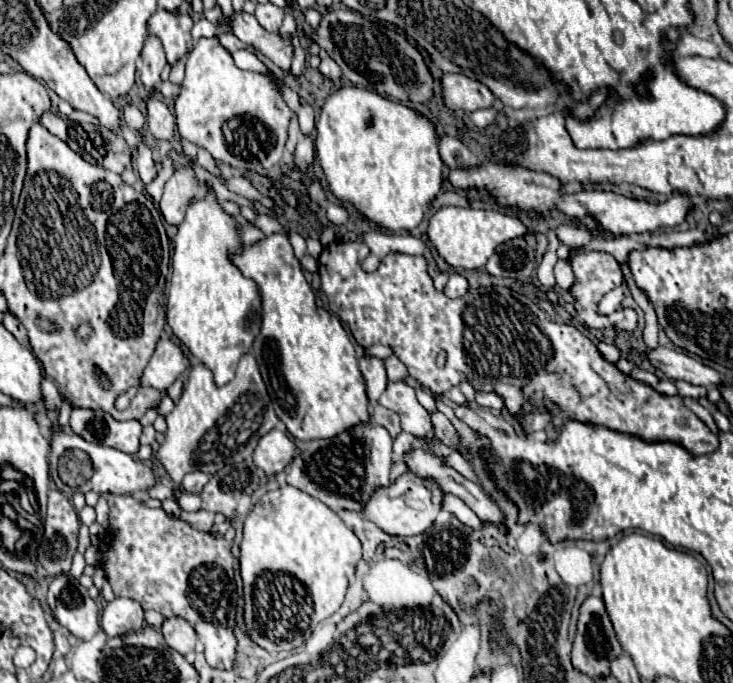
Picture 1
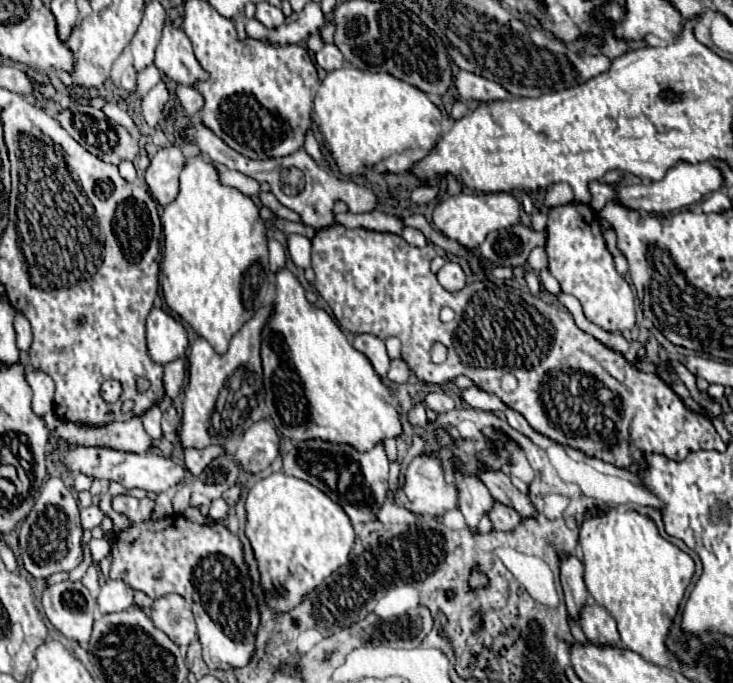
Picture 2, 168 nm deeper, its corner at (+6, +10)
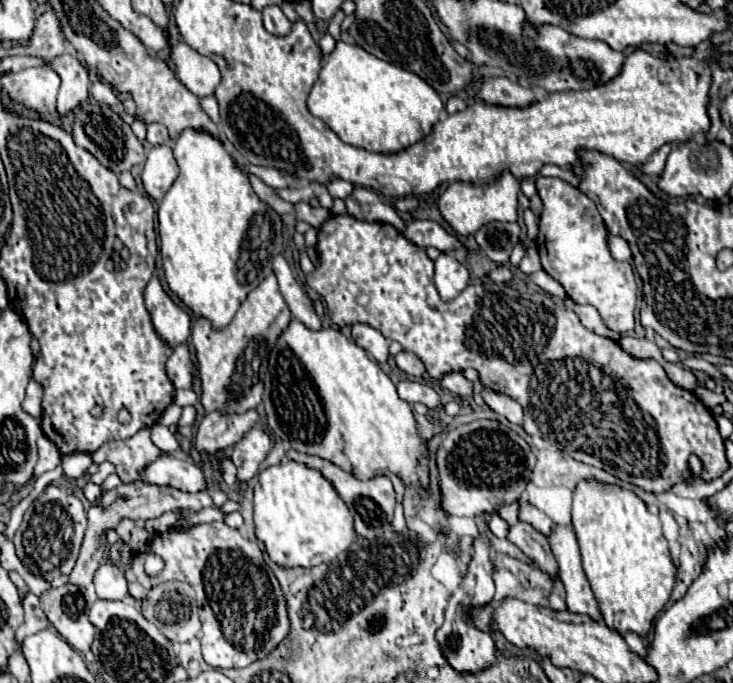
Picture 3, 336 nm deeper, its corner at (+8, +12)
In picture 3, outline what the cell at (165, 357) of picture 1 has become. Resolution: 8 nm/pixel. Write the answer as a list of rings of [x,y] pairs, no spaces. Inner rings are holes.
[[[152,276],[152,280],[144,288],[144,304],[162,340],[166,340],[170,346],[176,346],[188,340],[190,316],[180,306],[174,304],[174,300],[164,292],[156,276]]]

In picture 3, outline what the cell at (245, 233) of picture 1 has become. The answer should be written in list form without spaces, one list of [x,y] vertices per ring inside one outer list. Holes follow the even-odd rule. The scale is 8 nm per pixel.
[[[276,256],[274,258],[274,274],[278,278],[280,292],[282,292],[284,300],[288,302],[292,316],[298,318],[306,328],[320,330],[322,328],[322,320],[316,316],[314,306],[312,306],[312,300],[308,298],[308,294],[294,280],[294,276],[290,272],[290,266],[286,264],[284,256]]]

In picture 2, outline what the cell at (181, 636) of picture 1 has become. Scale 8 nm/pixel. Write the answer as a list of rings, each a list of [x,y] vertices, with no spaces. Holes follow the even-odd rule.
[[[170,594],[154,600],[152,622],[178,646],[188,646],[196,638],[194,614],[182,596]]]

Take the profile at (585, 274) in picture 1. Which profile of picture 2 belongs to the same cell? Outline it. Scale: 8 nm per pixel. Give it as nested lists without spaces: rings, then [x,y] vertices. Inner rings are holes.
[[[586,204],[556,206],[548,214],[548,270],[560,282],[562,292],[572,294],[580,300],[584,314],[590,322],[604,328],[606,332],[624,332],[636,324],[634,294],[628,282],[618,276],[614,258],[606,248],[600,218]],[[554,222],[558,222],[554,226]]]

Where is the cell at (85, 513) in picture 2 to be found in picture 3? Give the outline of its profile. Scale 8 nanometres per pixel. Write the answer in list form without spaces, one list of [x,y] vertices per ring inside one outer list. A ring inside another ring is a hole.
[[[144,428],[128,440],[118,440],[118,442],[112,440],[104,444],[100,450],[92,454],[92,458],[96,464],[110,460],[116,466],[116,474],[122,478],[124,484],[128,484],[136,480],[140,472],[160,454],[162,452],[150,440],[150,428]]]

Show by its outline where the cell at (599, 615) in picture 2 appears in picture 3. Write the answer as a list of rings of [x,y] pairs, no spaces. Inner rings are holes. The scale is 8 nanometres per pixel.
[[[554,524],[552,536],[548,536],[548,542],[550,542],[552,554],[560,566],[560,580],[566,588],[568,610],[574,614],[586,614],[596,622],[602,620],[598,602],[590,590],[590,584],[588,584],[582,564],[580,564],[580,552],[578,552],[574,530],[570,526]]]

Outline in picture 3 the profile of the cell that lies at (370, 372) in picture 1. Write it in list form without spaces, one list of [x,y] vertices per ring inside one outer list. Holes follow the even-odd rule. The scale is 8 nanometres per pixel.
[[[354,324],[352,326],[352,338],[354,342],[364,348],[376,362],[386,362],[388,360],[388,340],[382,336],[380,330],[368,326],[368,324]]]

